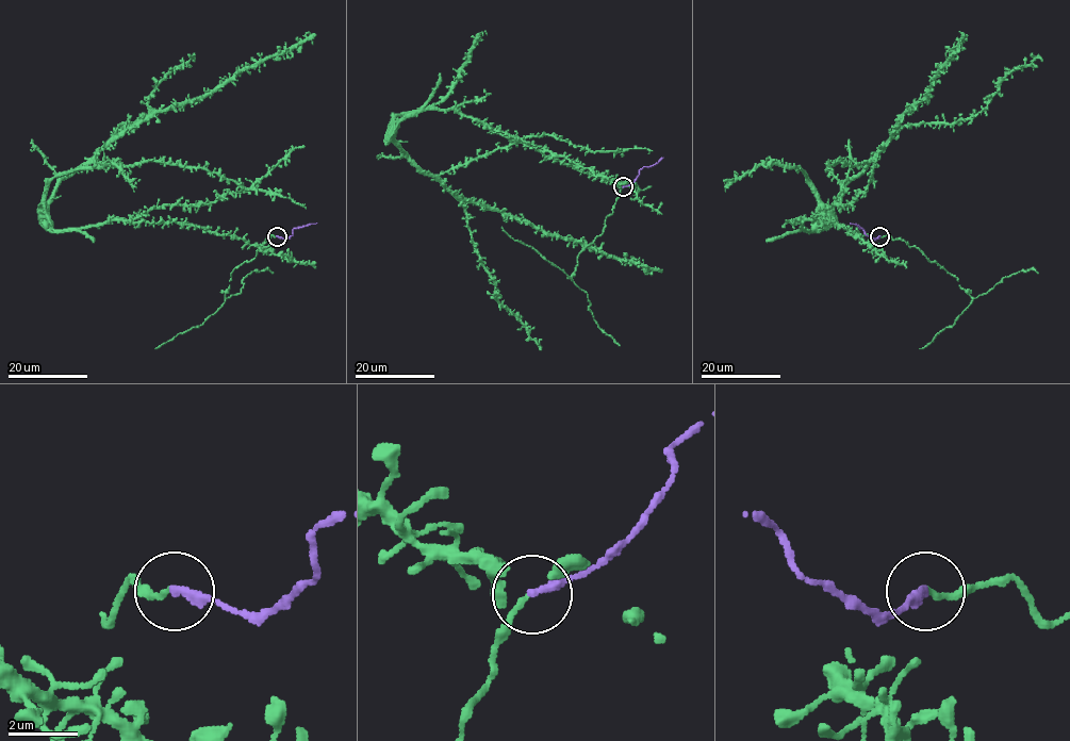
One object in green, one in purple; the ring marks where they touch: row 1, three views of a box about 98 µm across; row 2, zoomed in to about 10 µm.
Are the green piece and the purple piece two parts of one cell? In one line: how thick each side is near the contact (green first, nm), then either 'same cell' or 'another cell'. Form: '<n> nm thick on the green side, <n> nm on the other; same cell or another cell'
150 nm thick on the green side, 280 nm on the other; same cell

